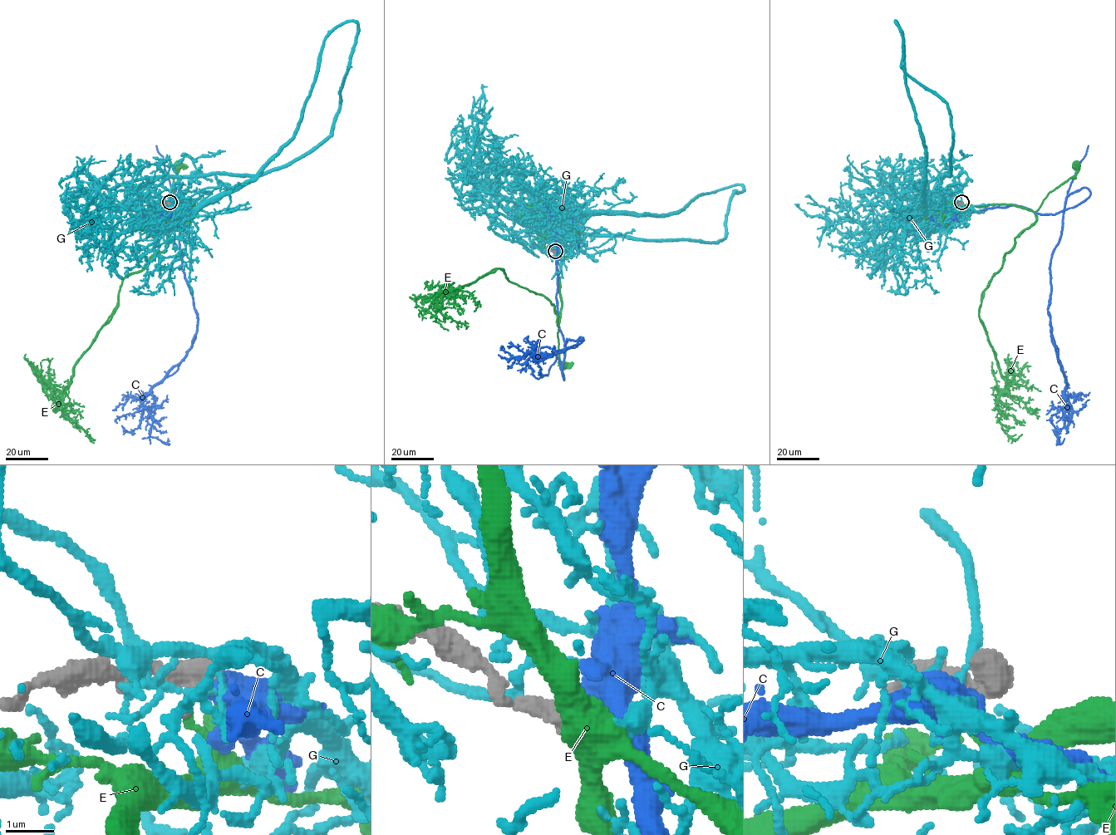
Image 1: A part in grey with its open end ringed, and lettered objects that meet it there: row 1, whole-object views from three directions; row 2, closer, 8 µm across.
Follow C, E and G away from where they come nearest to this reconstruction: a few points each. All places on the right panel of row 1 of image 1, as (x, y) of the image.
C: (961, 203), (1056, 214), (1090, 191), (1066, 198), (1051, 259), (1066, 383), (1051, 423), (1064, 438)
E: (961, 204), (1015, 205), (1028, 208), (1034, 214), (1049, 193), (1076, 174), (1077, 165)
G: (961, 202), (933, 209), (925, 201), (926, 149), (895, 21), (903, 41)

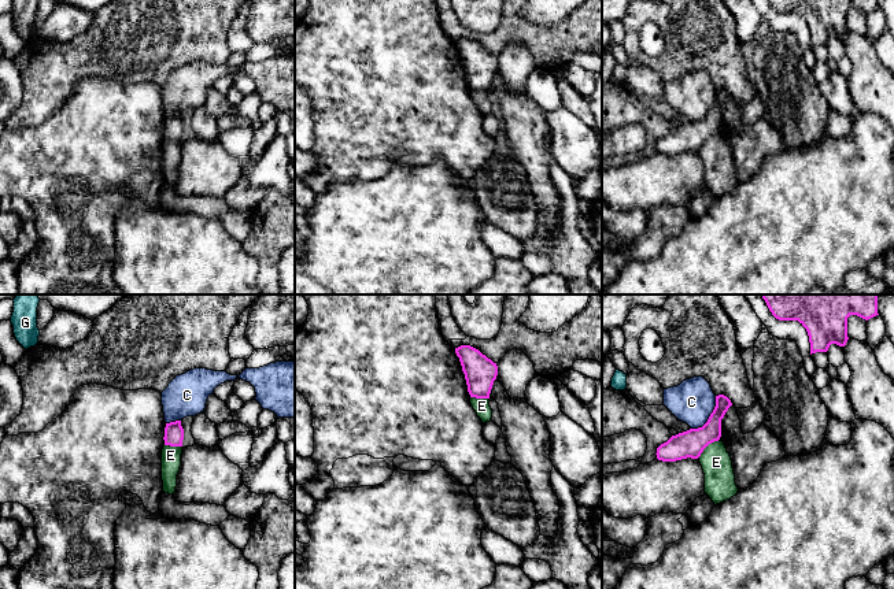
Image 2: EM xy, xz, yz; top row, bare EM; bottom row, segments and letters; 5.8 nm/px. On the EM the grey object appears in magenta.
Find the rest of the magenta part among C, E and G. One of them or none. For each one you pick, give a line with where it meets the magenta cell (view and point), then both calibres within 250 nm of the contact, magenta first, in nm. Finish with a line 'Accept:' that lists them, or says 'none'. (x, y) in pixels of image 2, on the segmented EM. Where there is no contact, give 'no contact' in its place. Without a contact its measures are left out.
Accept: none

